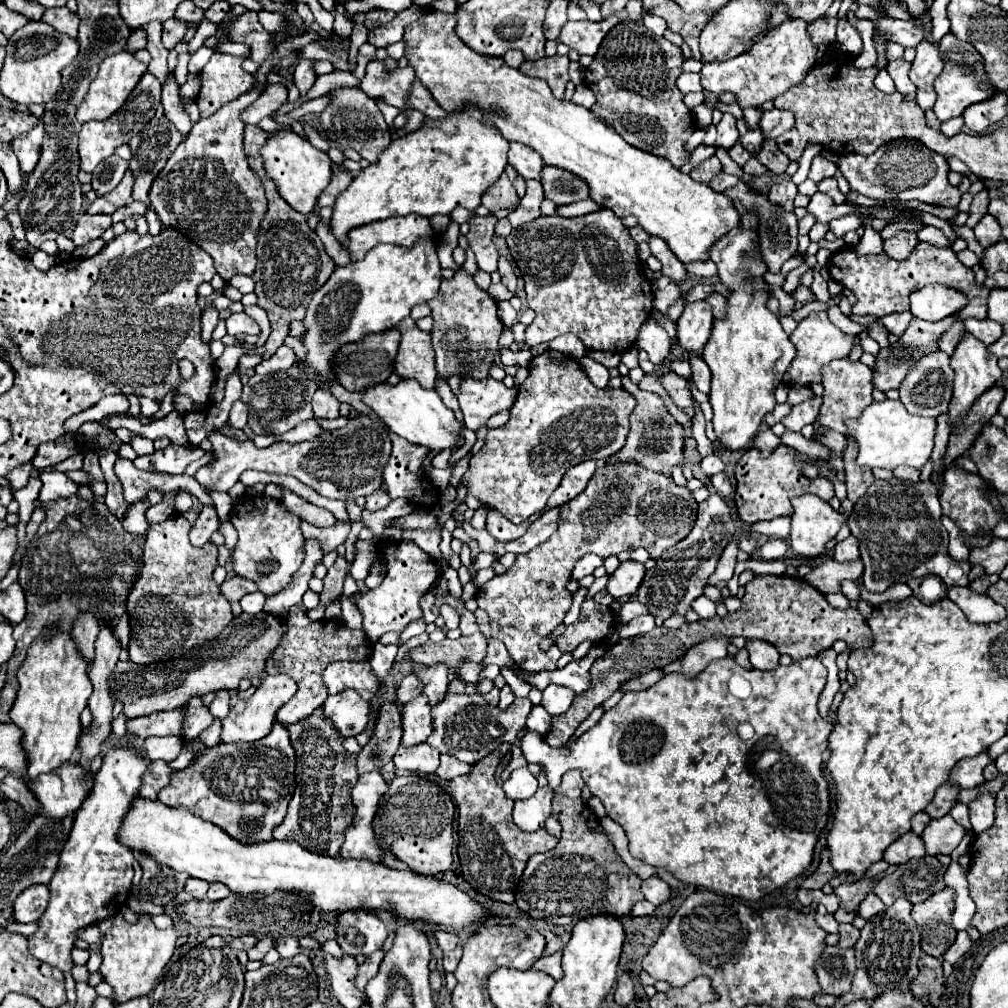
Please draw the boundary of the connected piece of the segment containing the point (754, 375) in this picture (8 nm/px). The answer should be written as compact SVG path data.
M753 212L741 216L741 224L719 238L709 248L709 258L717 264L717 274L729 290L725 316L713 320L711 336L703 348L703 360L711 368L713 428L723 448L743 450L759 432L763 416L775 408L775 388L795 358L795 346L783 332L779 316L767 308L769 284L763 280L767 264L757 248L759 218Z

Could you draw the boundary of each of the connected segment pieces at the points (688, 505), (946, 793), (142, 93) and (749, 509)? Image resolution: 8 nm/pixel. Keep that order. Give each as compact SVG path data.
M615 462L613 466L601 464L597 468L597 472L593 474L593 478L589 480L587 488L577 498L563 504L559 510L561 510L559 512L561 520L557 522L559 530L549 540L545 540L537 548L533 548L531 552L517 554L517 560L509 568L509 572L505 572L503 576L491 578L477 592L479 608L483 608L489 614L489 622L491 622L491 630L493 630L491 636L501 640L507 646L511 658L517 662L517 666L527 672L555 670L559 652L543 652L539 648L539 642L563 622L567 610L571 608L571 594L567 592L565 586L571 578L571 570L573 570L575 562L583 554L587 554L587 552L603 554L601 548L613 548L613 554L619 554L629 548L645 548L649 552L649 556L653 560L657 560L669 546L677 544L681 538L685 538L685 534L689 534L689 530L693 528L693 522L697 518L695 516L697 502L687 488L677 486L671 476L647 470L637 462Z
M943 784L943 786L937 790L937 794L935 794L935 798L931 800L931 804L927 806L925 814L931 814L933 818L941 818L941 816L949 814L949 810L951 810L953 800L957 798L957 794L959 794L959 790L953 790L953 786Z
M145 74L139 80L139 84L135 86L135 90L131 92L131 98L127 98L127 102L115 112L115 116L111 116L107 120L91 120L91 122L85 122L83 128L81 128L81 132L79 132L81 170L93 172L93 168L99 162L103 162L105 158L109 158L115 152L117 146L127 144L155 116L155 110L157 110L159 102L161 102L161 84L151 74Z
M781 444L767 460L763 460L755 448L749 448L741 456L741 460L735 466L735 480L737 480L735 506L743 522L753 524L759 520L773 520L777 516L791 516L791 500L803 494L815 494L825 502L829 502L835 496L833 484L829 480L825 478L809 480L801 474L803 464L793 460L795 454L797 452L793 448Z

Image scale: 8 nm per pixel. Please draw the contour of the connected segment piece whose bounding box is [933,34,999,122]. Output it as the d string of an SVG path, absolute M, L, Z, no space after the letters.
M947 34L939 42L939 54L941 54L941 60L945 66L943 66L943 72L935 78L937 100L935 100L933 110L941 122L961 116L965 112L965 108L969 108L971 104L985 102L999 92L987 78L985 60L981 58L981 54L977 54L977 50L973 50L973 46L969 46L969 42L961 42L953 34Z

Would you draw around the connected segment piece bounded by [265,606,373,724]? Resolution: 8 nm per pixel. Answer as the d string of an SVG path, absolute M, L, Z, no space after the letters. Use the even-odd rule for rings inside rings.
M293 606L287 618L287 632L283 634L277 650L273 652L273 658L267 660L265 672L269 674L287 674L297 684L297 694L277 712L277 720L287 722L299 722L301 718L309 716L315 708L319 708L327 694L327 686L321 678L321 672L327 668L327 664L335 660L369 660L373 654L371 644L363 630L351 630L345 626L343 620L309 620L307 612L301 606Z

